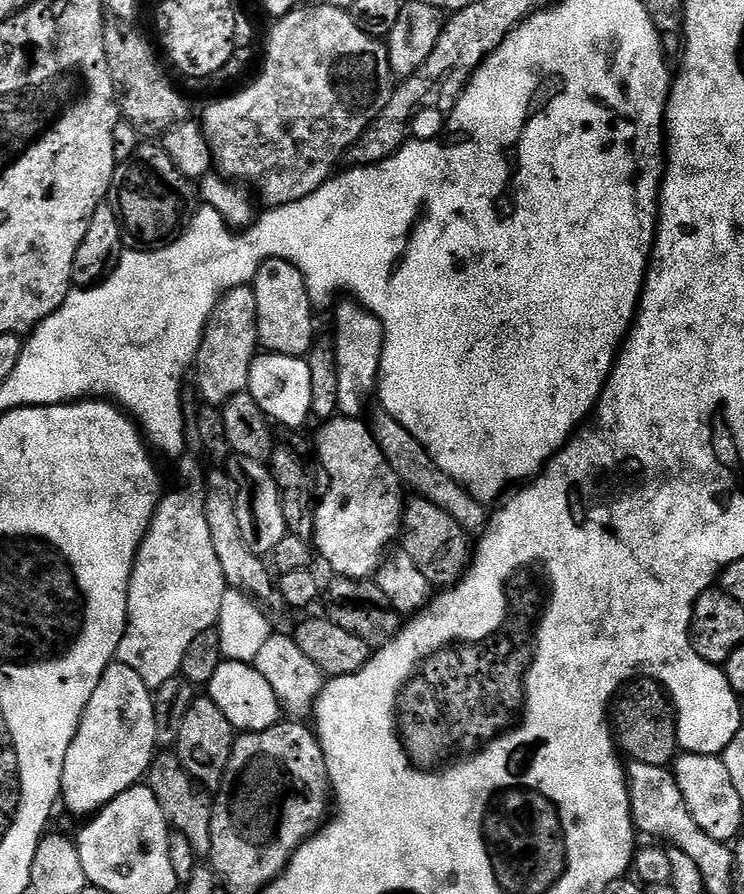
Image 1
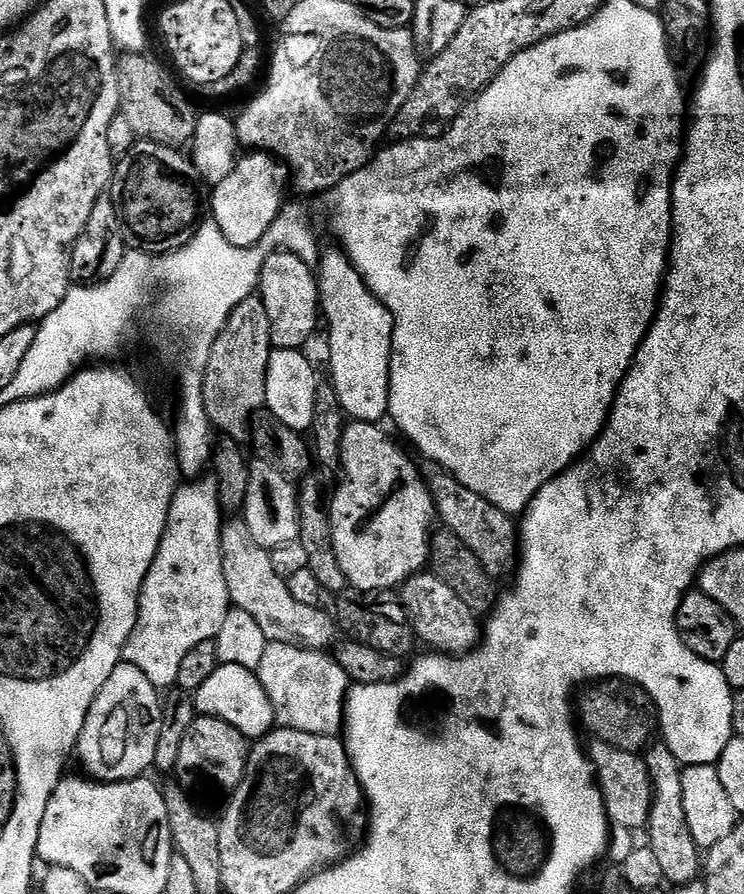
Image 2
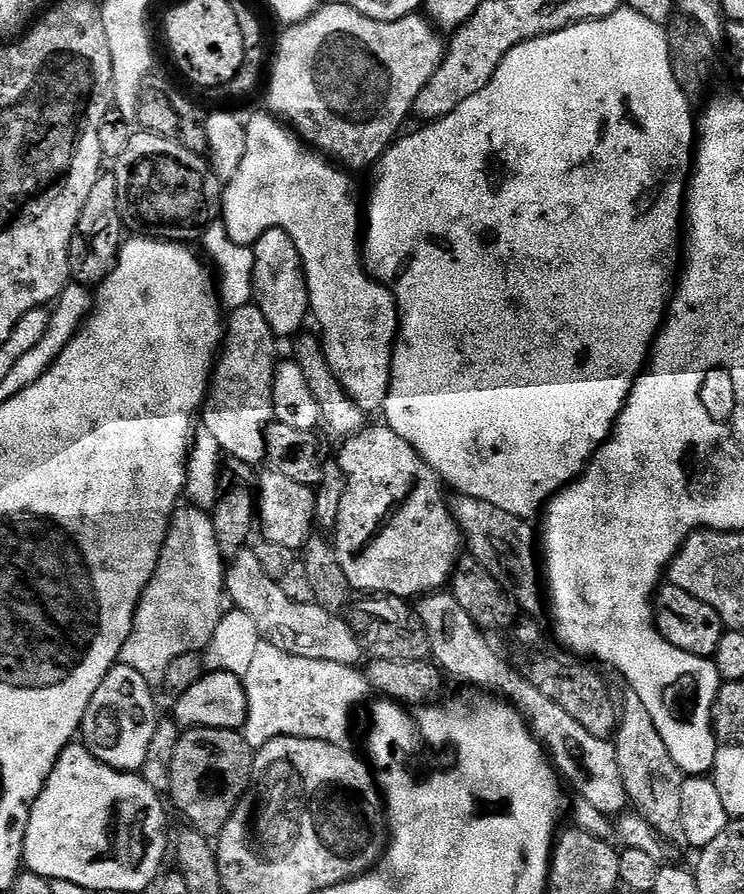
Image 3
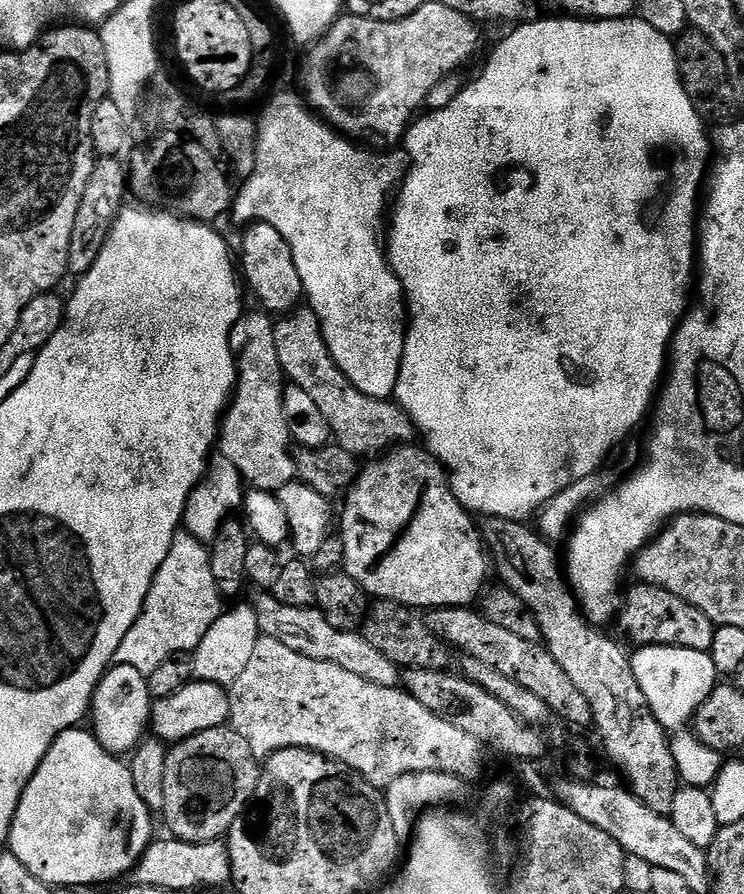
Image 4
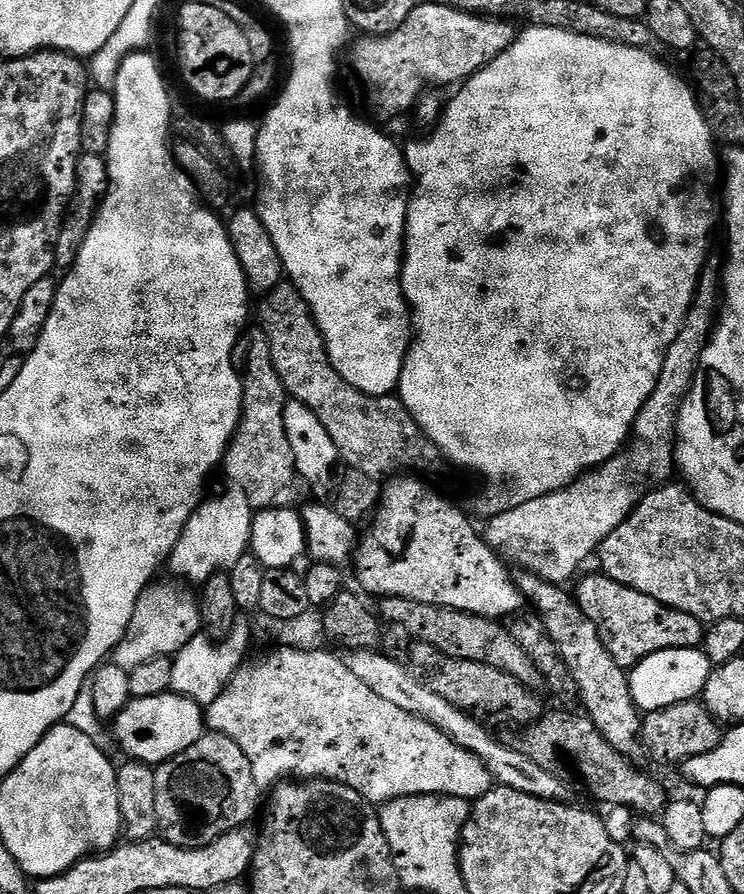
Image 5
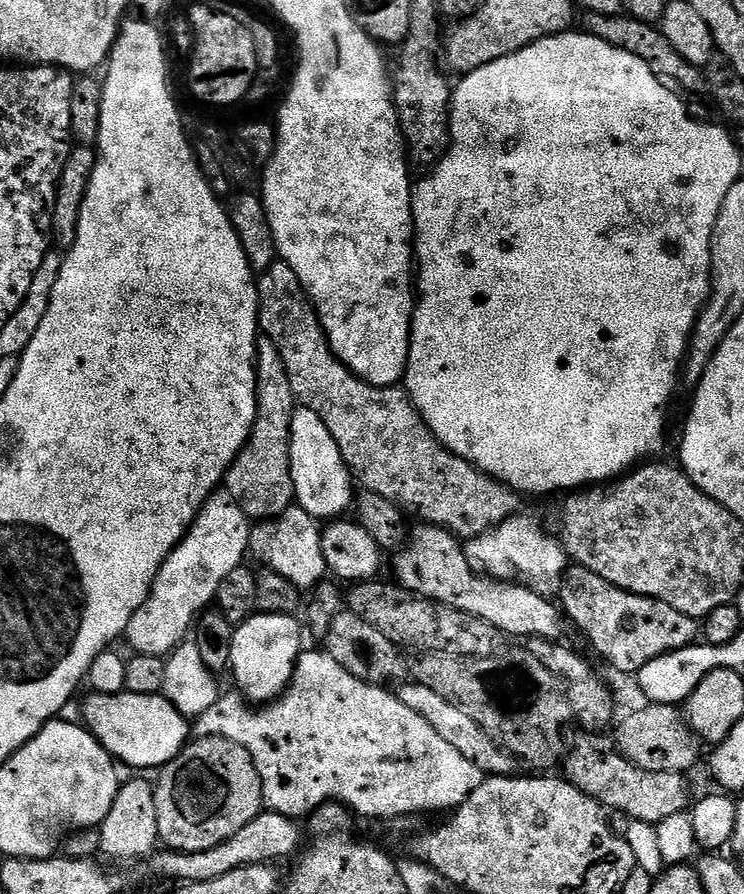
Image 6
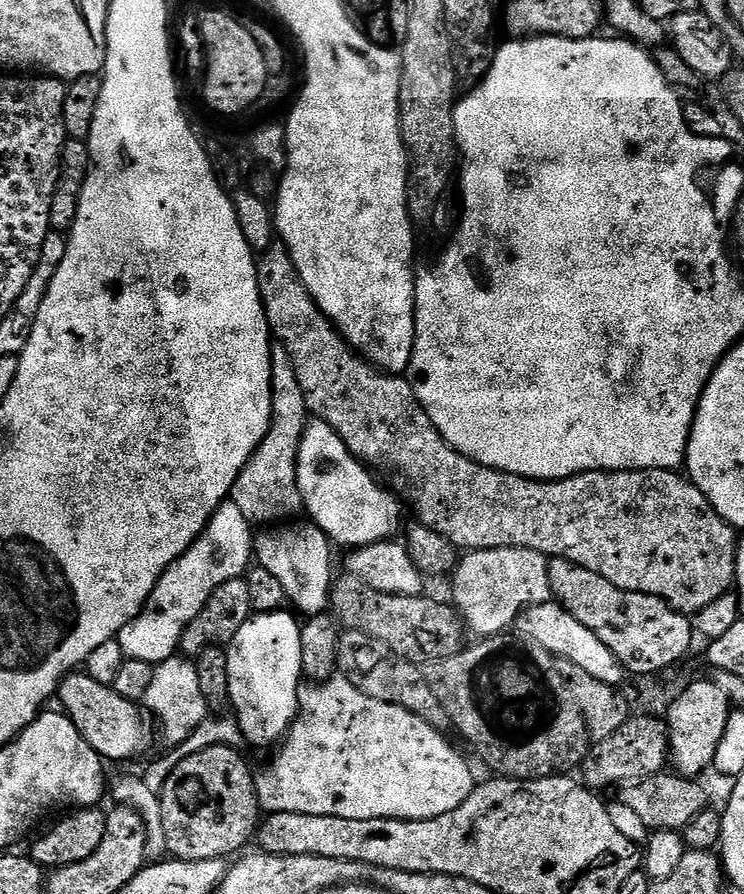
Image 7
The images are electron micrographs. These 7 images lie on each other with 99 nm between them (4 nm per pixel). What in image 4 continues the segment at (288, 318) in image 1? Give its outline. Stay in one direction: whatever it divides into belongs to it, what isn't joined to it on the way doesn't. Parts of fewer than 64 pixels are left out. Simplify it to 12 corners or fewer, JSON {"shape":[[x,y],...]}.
{"shape":[[274,226],[240,240],[242,276],[269,314],[306,296],[294,254]]}

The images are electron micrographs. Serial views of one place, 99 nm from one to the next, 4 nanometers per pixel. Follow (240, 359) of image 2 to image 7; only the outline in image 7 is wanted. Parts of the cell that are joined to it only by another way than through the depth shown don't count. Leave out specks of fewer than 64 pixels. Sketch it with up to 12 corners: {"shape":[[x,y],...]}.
{"shape":[[272,345],[272,421],[230,503],[253,526],[304,512],[298,450],[310,413]]}

